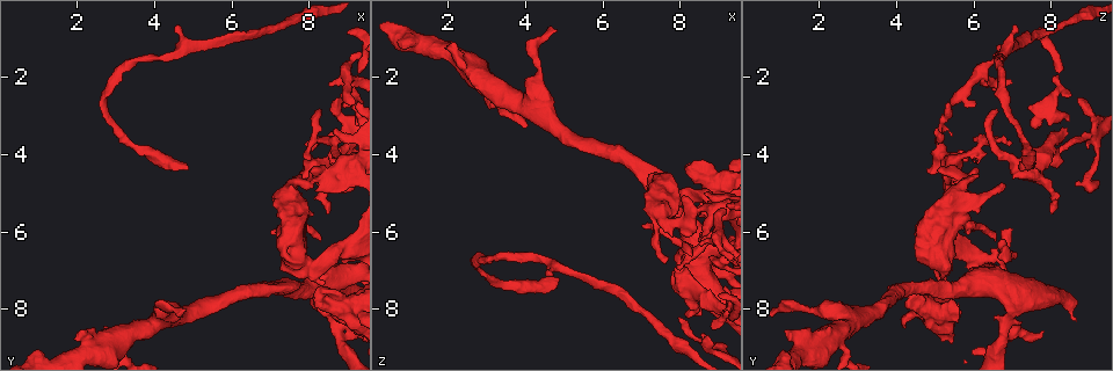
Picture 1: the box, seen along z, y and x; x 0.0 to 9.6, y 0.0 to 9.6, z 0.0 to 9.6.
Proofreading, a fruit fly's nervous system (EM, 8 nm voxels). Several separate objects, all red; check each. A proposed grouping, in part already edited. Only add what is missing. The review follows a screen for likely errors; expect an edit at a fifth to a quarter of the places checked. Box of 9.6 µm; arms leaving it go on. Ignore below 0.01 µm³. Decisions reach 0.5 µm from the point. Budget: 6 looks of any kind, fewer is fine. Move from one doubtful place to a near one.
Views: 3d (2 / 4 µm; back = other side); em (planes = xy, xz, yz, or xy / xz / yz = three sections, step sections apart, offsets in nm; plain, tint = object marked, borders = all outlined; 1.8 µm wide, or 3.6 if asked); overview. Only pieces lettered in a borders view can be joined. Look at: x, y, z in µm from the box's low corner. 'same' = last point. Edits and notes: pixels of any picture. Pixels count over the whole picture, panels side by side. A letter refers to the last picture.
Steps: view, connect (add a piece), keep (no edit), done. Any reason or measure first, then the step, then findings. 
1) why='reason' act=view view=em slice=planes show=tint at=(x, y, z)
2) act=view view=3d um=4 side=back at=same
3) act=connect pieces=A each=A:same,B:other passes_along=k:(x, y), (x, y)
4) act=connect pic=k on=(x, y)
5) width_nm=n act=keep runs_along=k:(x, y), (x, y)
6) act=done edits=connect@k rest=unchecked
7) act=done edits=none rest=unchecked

why='an open end' act=view view=em um=3.6 slice=xz step=8 show=tint at=(4.85, 4.35, 7.25)

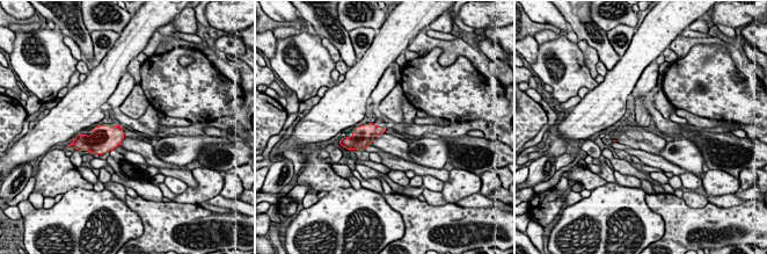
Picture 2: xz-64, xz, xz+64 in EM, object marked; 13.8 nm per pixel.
why='cut it another way' act=view view=em um=3.6 slice=planes show=borders at=same

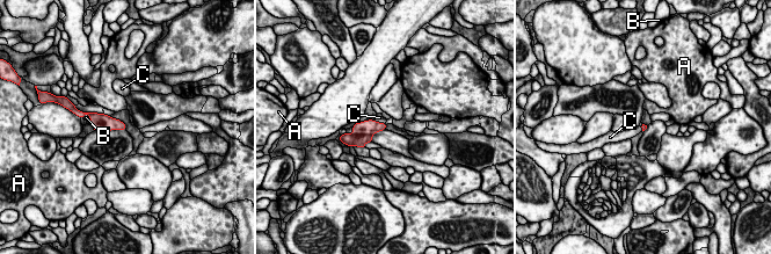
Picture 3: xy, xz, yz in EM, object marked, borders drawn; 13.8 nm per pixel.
act=connect pieces=C each=A:other,B:other,C:same passes_along=3:(364, 130), (380, 123), (379, 117) found='the neuron continues'

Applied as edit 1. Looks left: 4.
why='three arms meet' act=view view=em slice=yz step=4 show=plain at=(8.60, 4.35, 5.45)

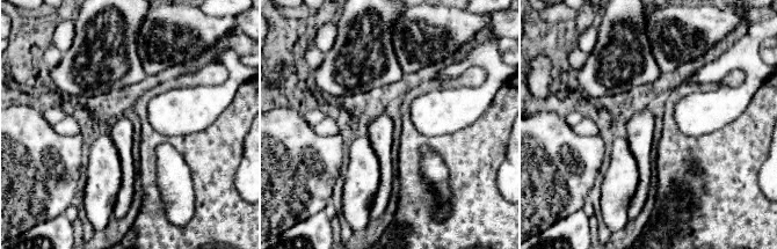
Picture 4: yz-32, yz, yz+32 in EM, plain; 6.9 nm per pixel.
act=view view=em slice=yz step=4 show=borders at=same

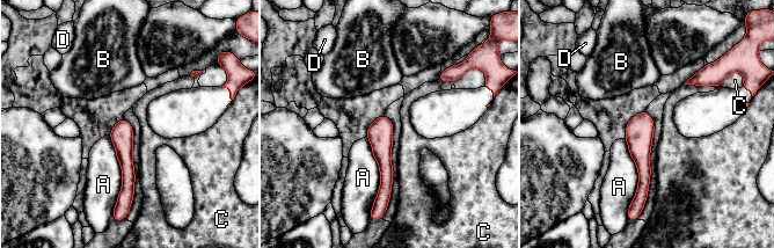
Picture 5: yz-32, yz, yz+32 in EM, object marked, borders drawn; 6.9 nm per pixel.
act=keep each=A:other,B:other,C:other,D:other border=5:(684, 84), (712, 86) found='no lettered piece goes on from it'

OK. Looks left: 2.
why='a fork' act=view view=em um=3.6 slice=planes show=tint at=(8.75, 8.25, 6.85)

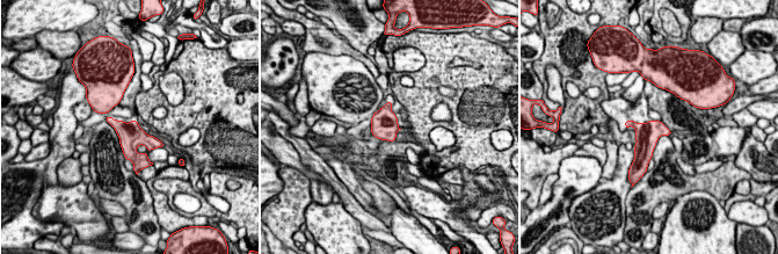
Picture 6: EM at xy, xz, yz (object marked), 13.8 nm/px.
act=view view=em um=3.6 slice=planes show=borders at=same

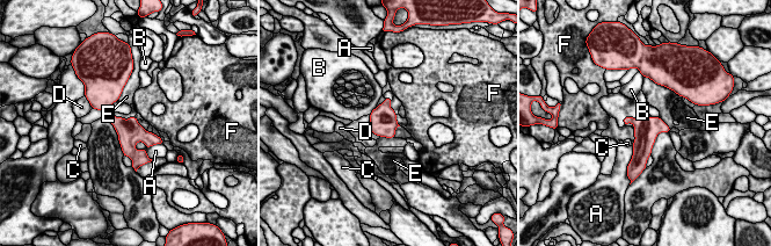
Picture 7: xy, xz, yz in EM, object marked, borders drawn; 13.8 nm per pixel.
width_nm=320 act=keep each=A:other,B:other,C:other,D:other,E:other,F:other border=7:(654, 82), (670, 88), (676, 94) found='no lettered piece goes on from it'

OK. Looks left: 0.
act=done edits=connect@3 rest=unchecked

